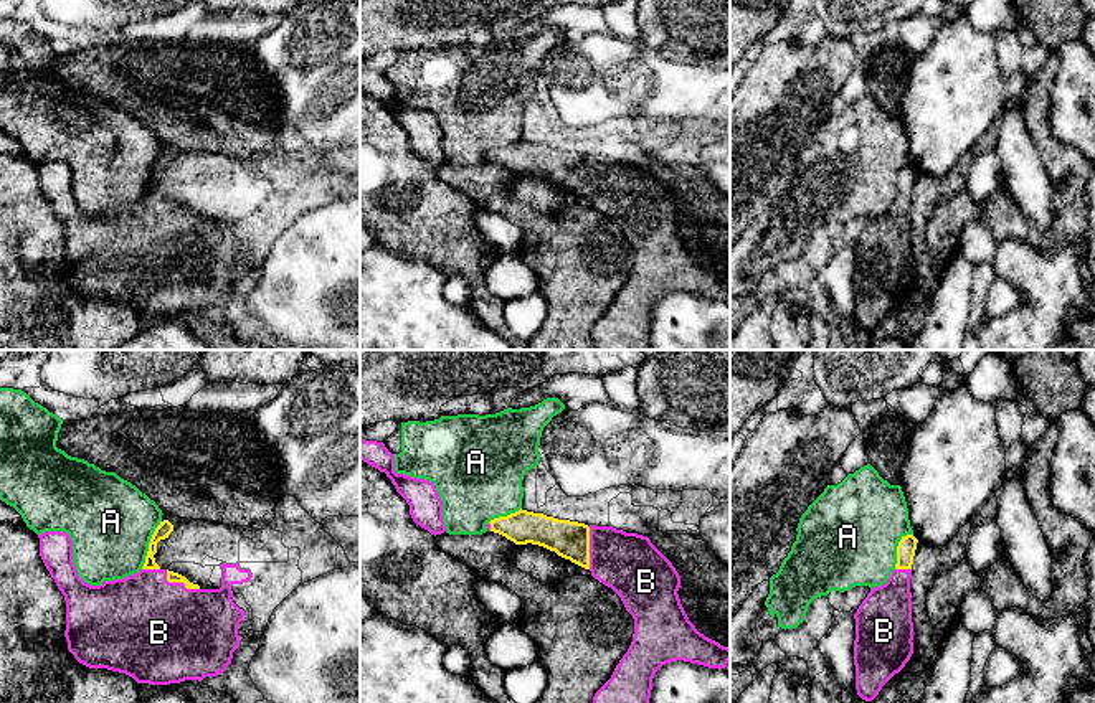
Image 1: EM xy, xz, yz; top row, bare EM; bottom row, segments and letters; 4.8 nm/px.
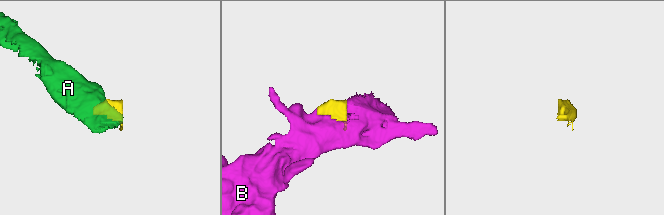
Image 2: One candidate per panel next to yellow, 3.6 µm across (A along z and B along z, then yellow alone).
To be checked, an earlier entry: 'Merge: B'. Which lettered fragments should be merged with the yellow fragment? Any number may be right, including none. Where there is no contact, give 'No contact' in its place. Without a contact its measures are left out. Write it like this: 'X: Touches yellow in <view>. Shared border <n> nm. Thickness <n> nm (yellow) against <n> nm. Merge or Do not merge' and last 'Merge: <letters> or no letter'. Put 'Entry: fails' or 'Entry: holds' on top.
Entry: fails
A: Touches yellow in xy. Shared border 260 nm. Thickness 70 nm (yellow) against 420 nm. Do not merge
B: Touches yellow in xy. Shared border 190 nm. Thickness 50 nm (yellow) against 480 nm. Do not merge
Merge: no letter

